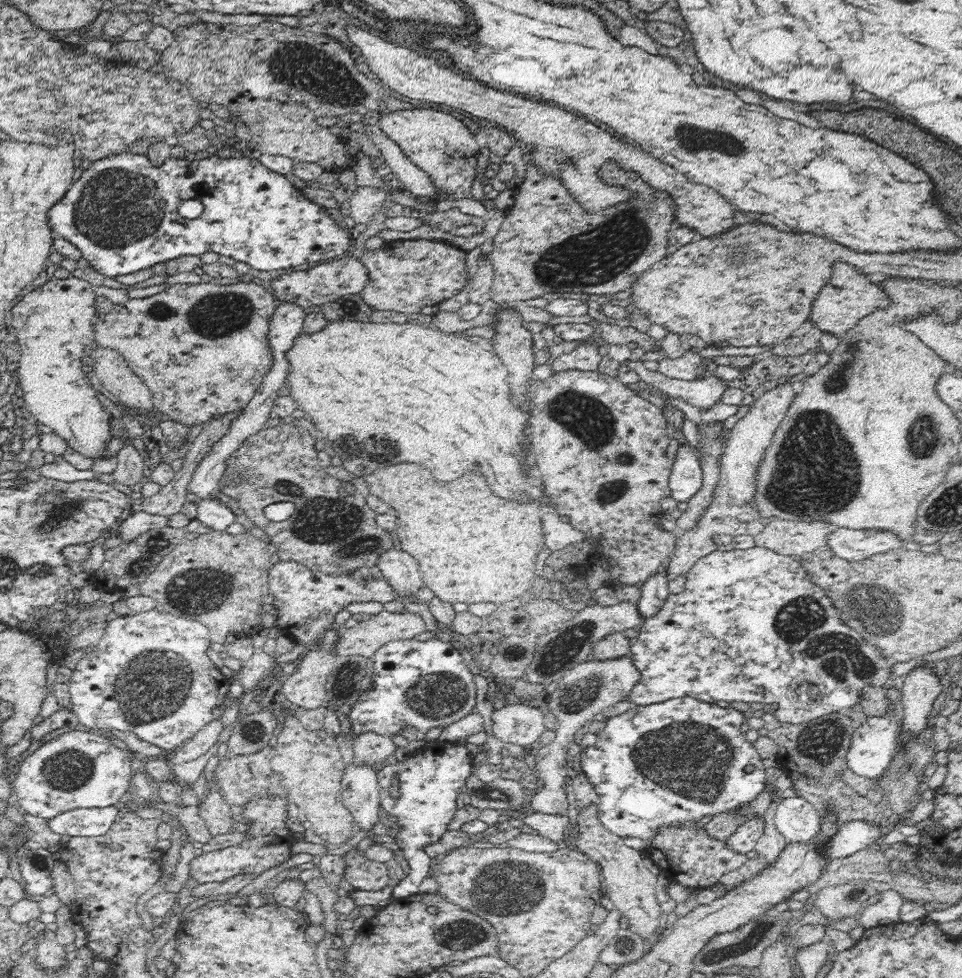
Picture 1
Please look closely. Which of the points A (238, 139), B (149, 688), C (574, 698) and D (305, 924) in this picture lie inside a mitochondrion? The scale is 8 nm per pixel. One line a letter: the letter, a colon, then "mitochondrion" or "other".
A: other
B: mitochondrion
C: mitochondrion
D: other

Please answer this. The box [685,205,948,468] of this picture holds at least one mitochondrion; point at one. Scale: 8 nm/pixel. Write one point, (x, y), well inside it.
(924, 434)

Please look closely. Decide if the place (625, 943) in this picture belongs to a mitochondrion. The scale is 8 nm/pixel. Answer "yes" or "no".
no

